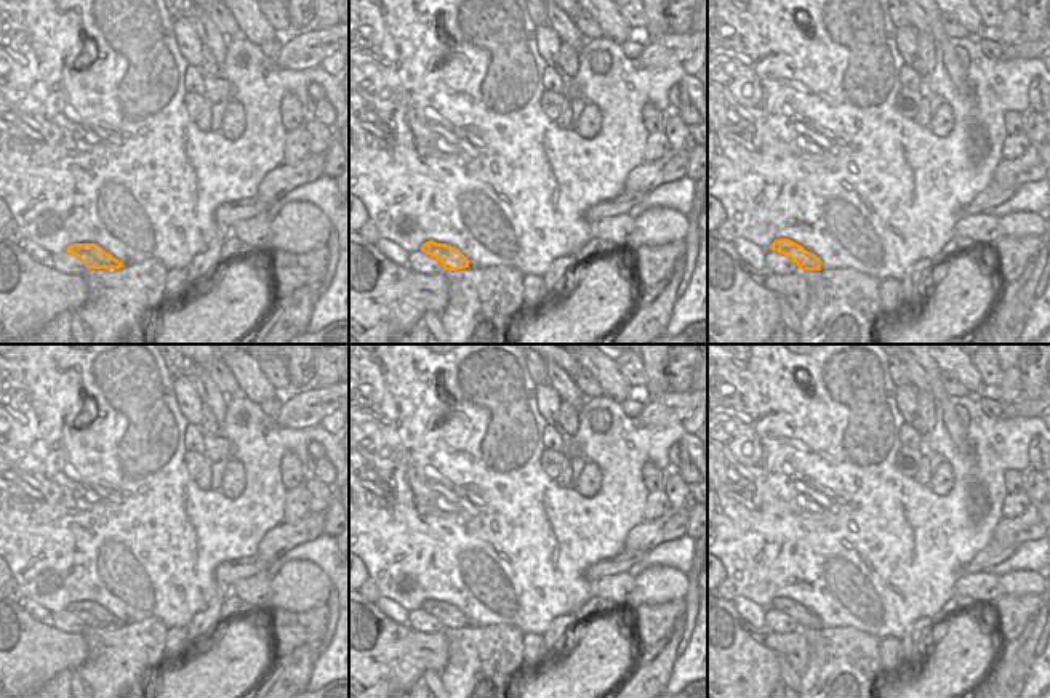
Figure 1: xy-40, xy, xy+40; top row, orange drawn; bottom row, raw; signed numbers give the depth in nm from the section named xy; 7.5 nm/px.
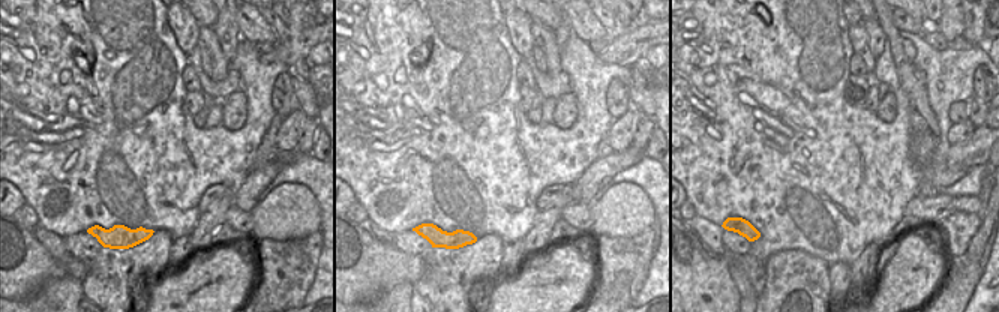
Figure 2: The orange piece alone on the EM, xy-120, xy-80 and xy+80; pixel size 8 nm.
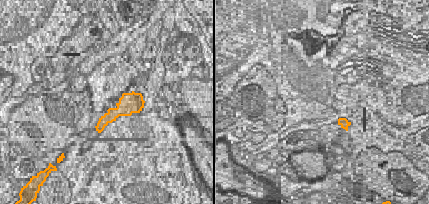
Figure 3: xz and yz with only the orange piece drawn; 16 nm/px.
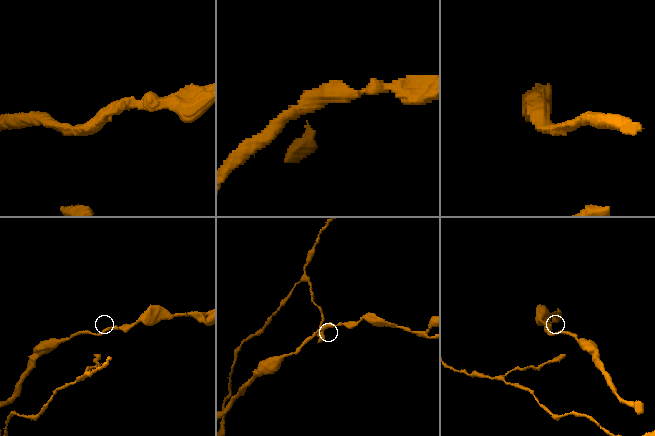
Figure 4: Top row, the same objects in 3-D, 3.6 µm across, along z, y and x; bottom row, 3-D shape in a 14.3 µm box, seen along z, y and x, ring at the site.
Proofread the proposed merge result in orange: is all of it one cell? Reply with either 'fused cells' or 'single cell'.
single cell

